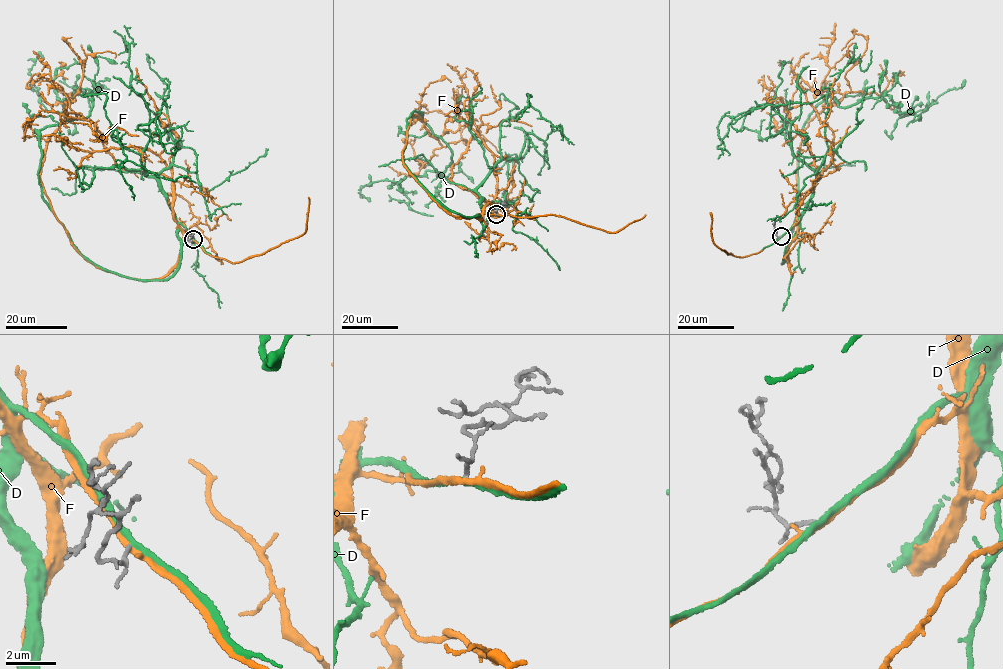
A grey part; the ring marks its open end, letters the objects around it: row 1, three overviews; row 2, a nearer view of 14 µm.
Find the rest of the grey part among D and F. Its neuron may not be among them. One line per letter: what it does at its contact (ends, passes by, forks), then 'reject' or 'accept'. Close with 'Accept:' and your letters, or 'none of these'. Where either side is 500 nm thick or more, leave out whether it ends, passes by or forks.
D: it passes by; accept
F: it passes by; reject
Accept: D

